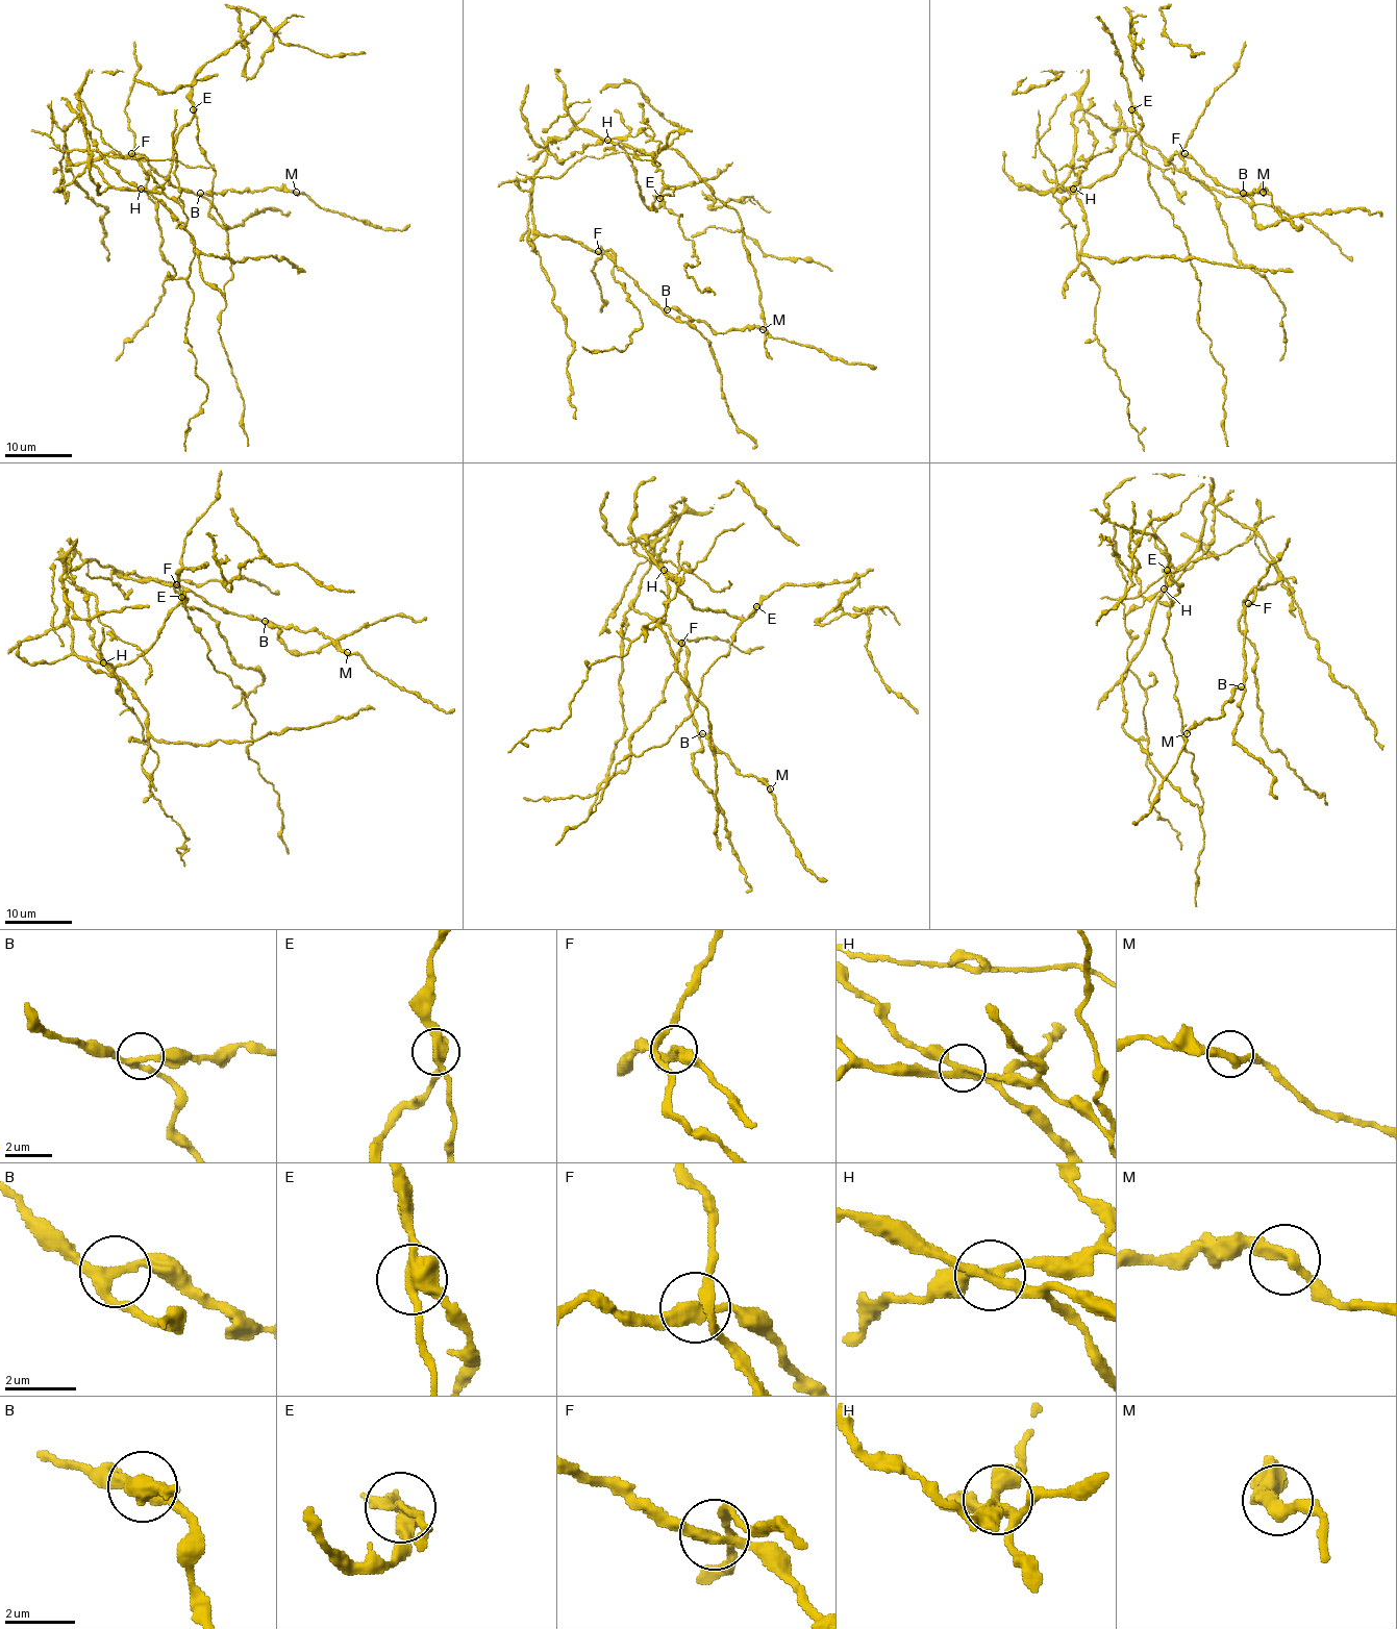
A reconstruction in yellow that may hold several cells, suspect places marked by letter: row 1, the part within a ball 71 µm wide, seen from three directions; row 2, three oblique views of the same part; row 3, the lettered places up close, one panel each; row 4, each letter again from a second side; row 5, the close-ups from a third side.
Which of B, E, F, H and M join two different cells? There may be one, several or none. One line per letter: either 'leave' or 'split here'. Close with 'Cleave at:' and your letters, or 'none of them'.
B: leave
E: split here
F: leave
H: split here
M: leave
Cleave at: E, H

